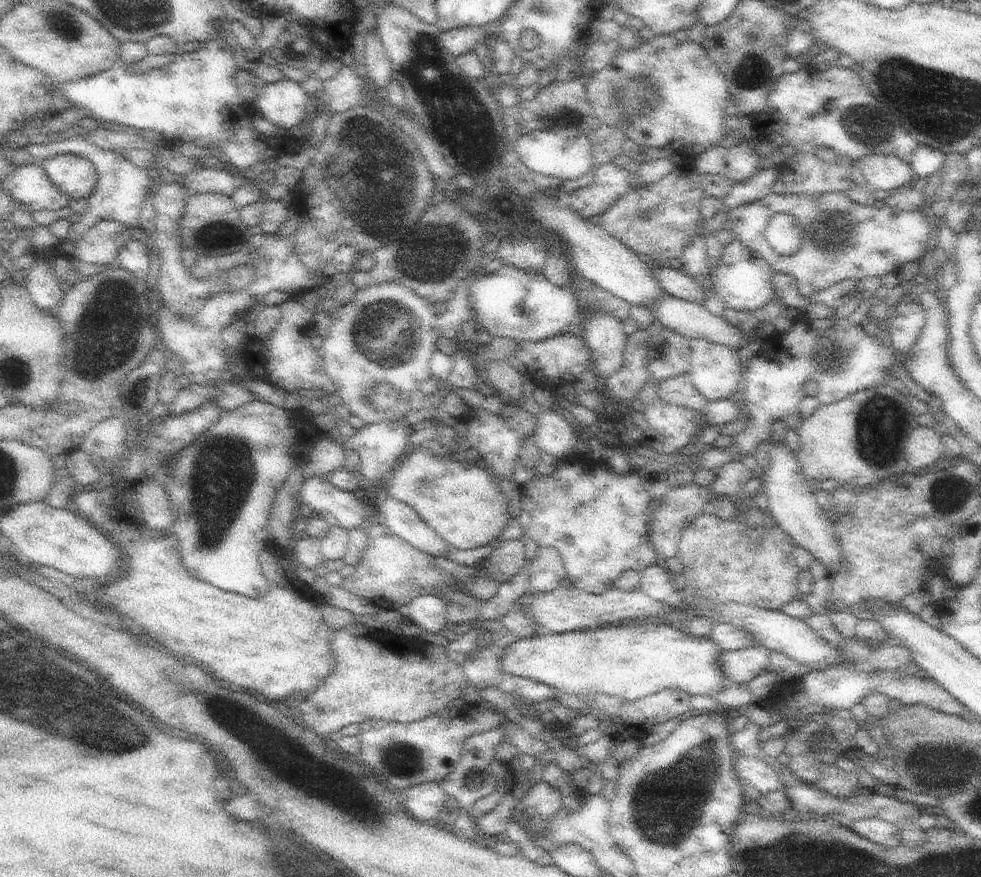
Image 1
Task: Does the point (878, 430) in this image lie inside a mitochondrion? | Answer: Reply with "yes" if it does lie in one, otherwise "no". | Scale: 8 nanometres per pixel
yes

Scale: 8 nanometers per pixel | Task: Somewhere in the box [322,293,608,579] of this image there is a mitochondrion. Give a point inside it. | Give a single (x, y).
(385, 336)

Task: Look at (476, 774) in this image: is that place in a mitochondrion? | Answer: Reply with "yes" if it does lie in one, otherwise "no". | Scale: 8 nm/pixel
no

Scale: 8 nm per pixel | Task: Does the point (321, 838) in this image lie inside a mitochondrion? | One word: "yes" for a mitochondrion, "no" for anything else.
no

